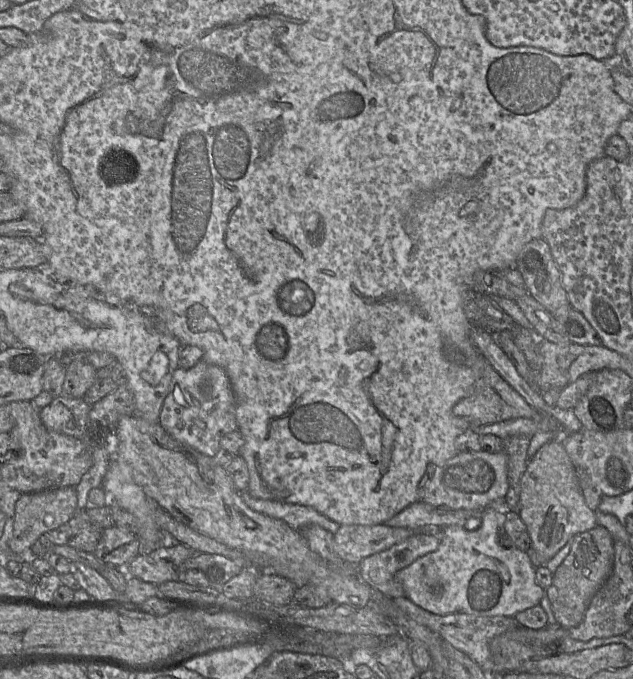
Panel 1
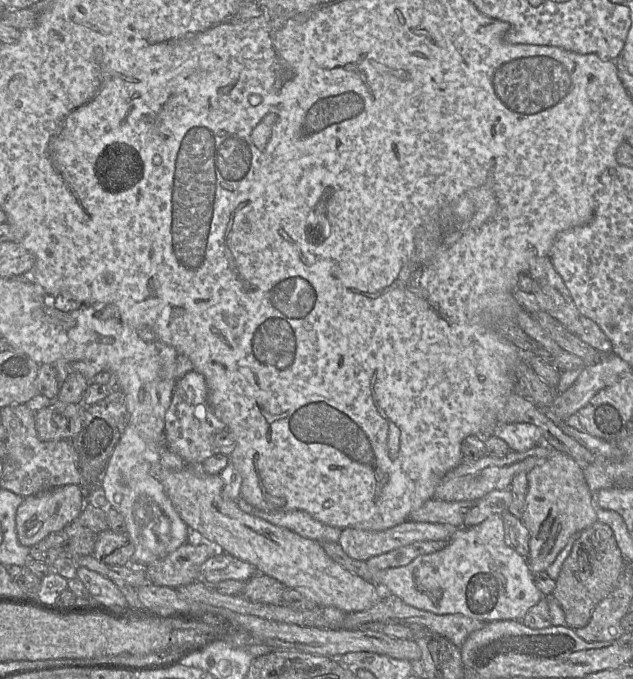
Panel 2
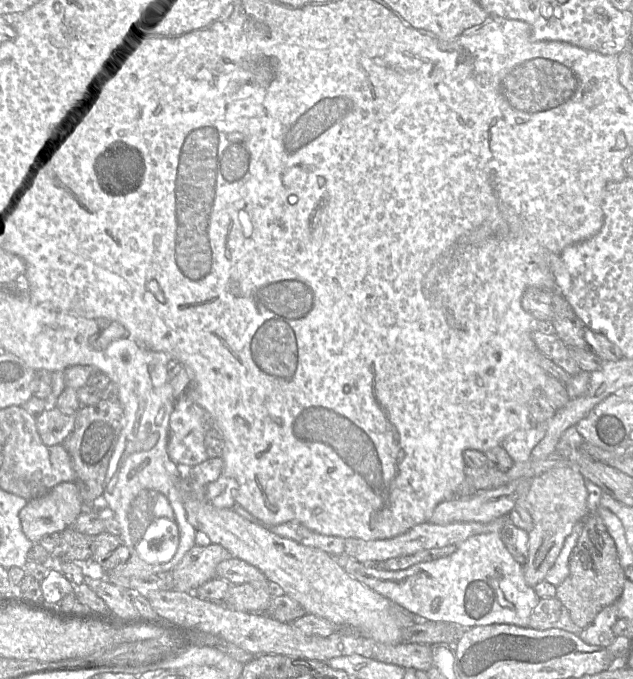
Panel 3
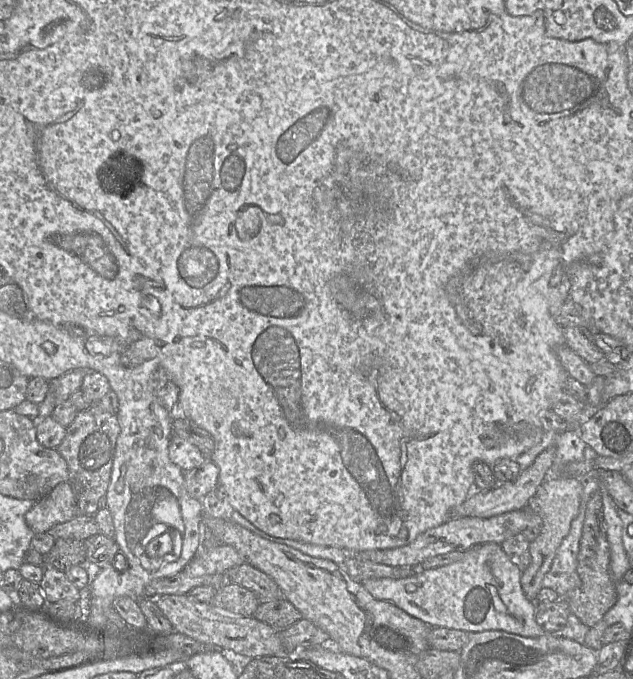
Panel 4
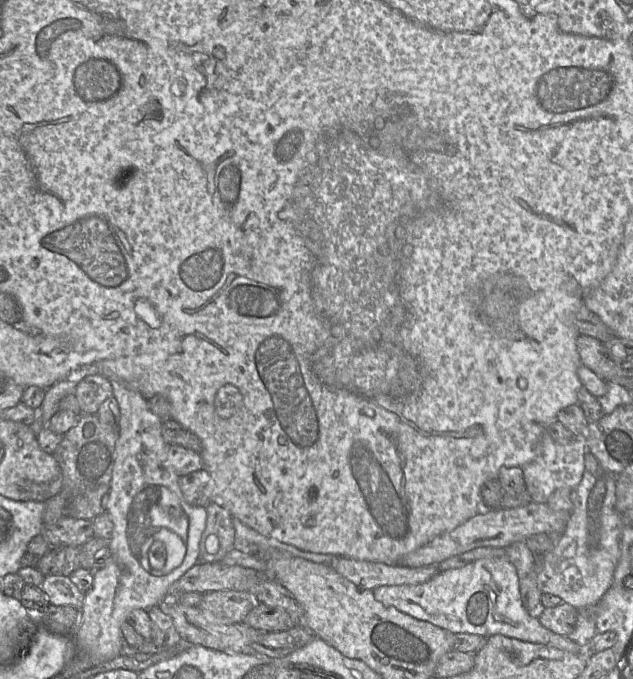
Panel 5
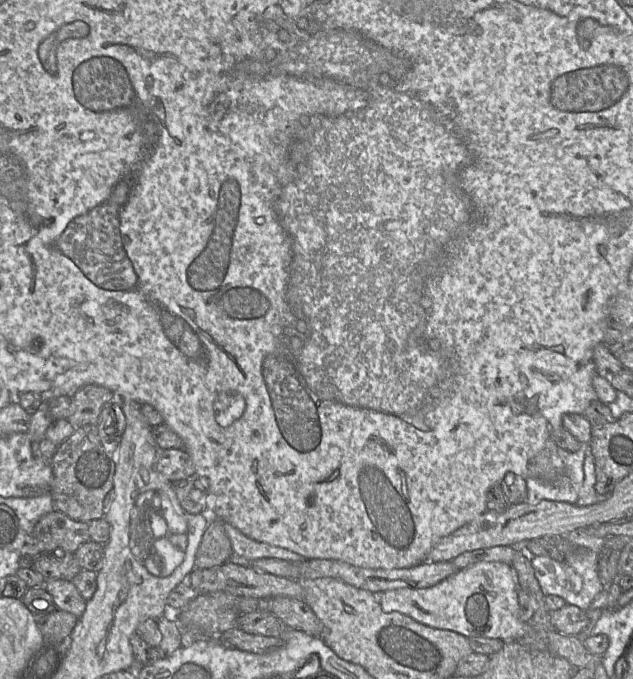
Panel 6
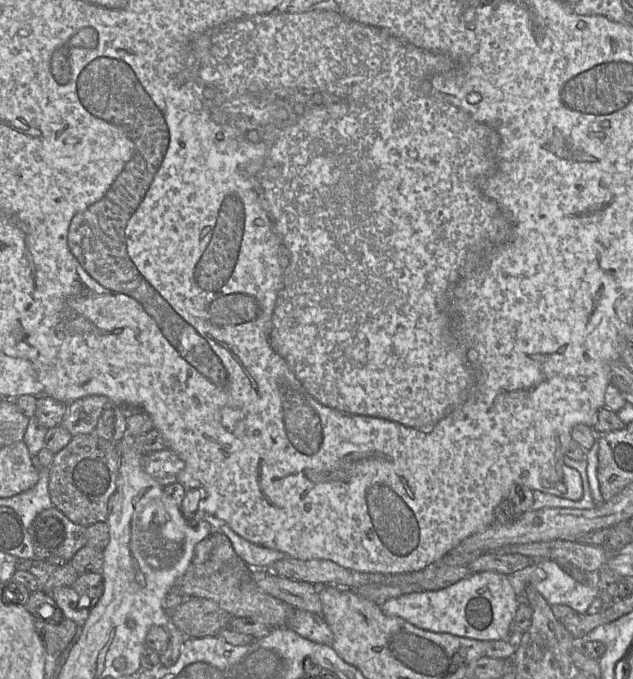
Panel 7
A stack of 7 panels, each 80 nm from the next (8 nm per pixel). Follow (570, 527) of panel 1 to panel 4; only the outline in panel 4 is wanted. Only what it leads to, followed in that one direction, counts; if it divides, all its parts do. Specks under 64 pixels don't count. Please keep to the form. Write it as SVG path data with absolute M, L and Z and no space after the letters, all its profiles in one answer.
M569 475L547 477L538 488L534 497L530 500L530 508L542 518L542 526L539 535L529 543L531 555L530 565L522 572L521 586L525 596L536 602L537 595L543 588L543 579L550 570L555 554L568 535L573 519L577 516L583 485L579 478Z

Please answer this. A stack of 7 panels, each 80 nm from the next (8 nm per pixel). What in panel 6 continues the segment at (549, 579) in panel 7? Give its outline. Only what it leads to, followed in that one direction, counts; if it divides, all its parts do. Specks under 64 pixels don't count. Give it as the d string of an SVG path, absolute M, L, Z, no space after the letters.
M594 528L577 529L562 535L576 548L564 562L556 561L549 556L530 556L536 580L545 596L559 596L567 604L577 606L586 611L596 595L603 590L598 576L598 557L608 538L601 538L591 534L589 529Z

